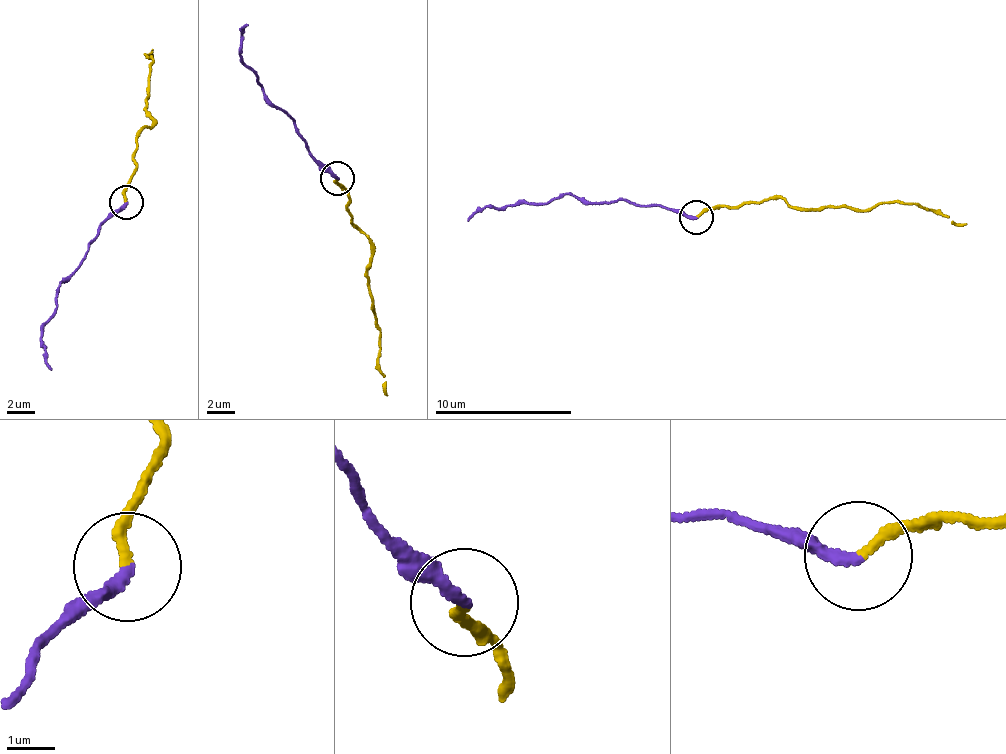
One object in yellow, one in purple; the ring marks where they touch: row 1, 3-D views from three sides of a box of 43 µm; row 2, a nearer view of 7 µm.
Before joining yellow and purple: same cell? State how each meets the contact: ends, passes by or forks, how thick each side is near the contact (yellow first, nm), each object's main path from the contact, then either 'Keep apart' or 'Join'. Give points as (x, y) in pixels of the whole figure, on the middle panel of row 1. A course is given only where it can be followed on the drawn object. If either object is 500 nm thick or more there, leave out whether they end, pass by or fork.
At the ring yellow ends. At the ring purple ends. Thickness 200 nm (yellow) against 220 nm. Course of yellow: (338, 178), (347, 191), (353, 225), (370, 242), (370, 298), (376, 316), (388, 394). Course of purple: (338, 178), (311, 155), (294, 118), (278, 106), (240, 55), (243, 29), (247, 26). Join

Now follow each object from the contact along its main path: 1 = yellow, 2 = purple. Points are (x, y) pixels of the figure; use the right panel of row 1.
1: (695, 218), (723, 208), (786, 199), (794, 209), (917, 202), (959, 225), (966, 224)
2: (695, 218), (662, 208), (616, 201), (591, 204), (566, 193), (479, 209), (469, 220)

